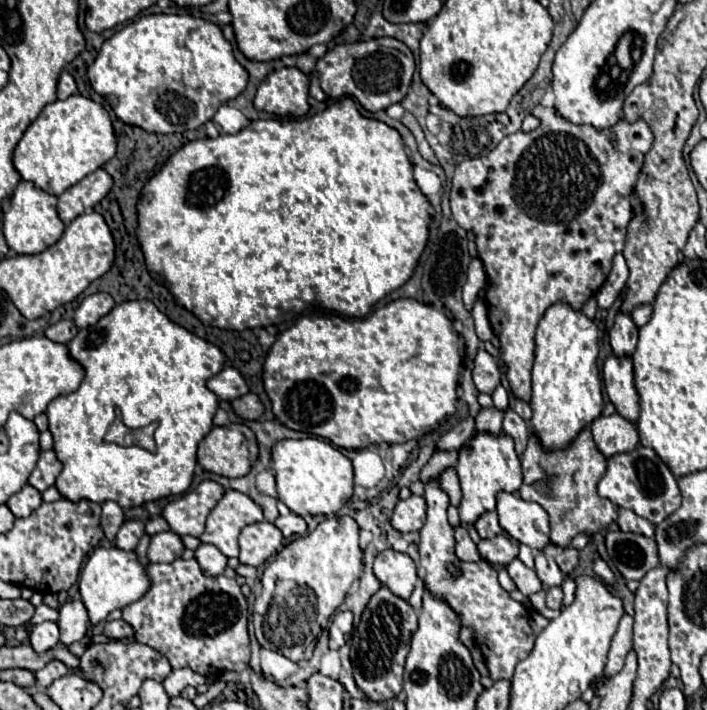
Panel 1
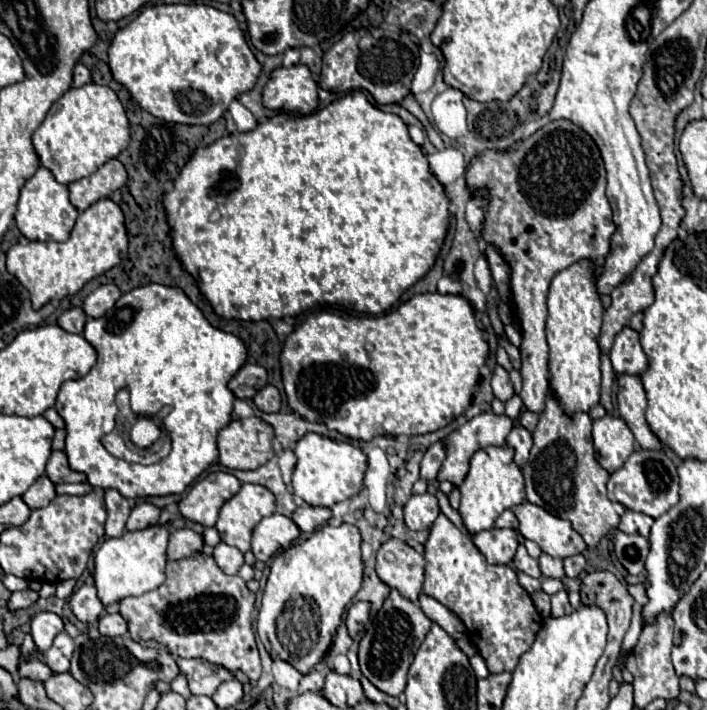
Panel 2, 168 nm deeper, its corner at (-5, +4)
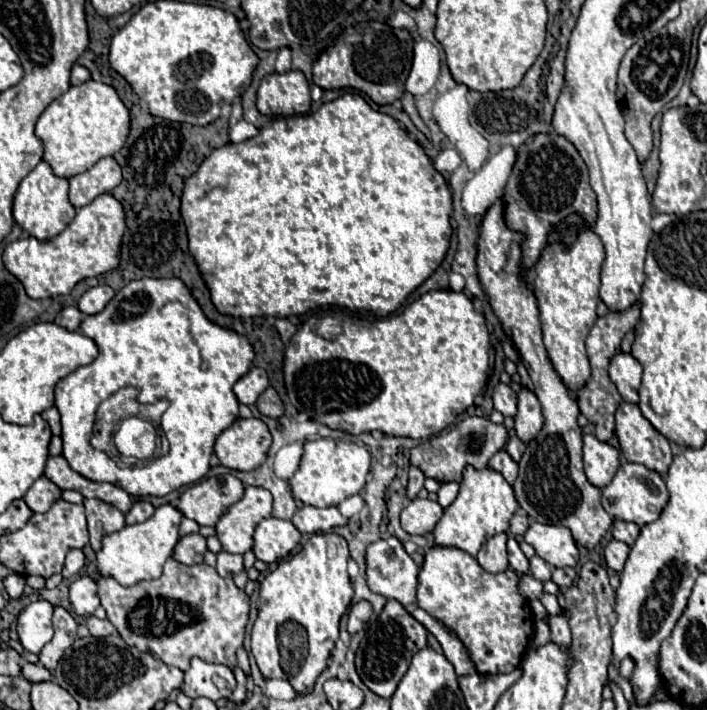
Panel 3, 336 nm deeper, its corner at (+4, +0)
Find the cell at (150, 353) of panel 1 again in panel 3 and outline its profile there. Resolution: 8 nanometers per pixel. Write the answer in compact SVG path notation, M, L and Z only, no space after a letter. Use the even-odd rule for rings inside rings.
M139 279L125 285L99 315L89 315L81 323L81 333L95 341L99 355L91 365L79 367L55 387L55 407L61 415L63 425L63 457L69 467L91 481L105 481L125 489L131 497L165 497L167 493L189 485L205 477L211 463L213 443L221 431L225 431L237 419L237 397L233 393L233 383L249 371L253 361L253 347L249 341L233 331L227 331L211 323L197 301L191 297L187 287L179 279ZM121 387L137 387L139 403L157 403L161 399L169 401L169 409L163 413L161 425L171 443L171 451L145 467L119 469L115 461L105 453L91 447L93 419L101 401L111 397Z

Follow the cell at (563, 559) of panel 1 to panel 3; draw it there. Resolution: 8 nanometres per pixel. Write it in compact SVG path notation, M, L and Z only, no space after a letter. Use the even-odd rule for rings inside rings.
M571 567L553 569L553 581L555 581L561 589L571 587L571 585L573 585L573 581L575 581L575 577L577 577L577 573L575 573L575 569L571 569Z

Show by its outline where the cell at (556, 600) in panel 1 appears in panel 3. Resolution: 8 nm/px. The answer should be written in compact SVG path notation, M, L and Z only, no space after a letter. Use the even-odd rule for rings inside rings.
M547 615L553 643L571 643L571 629L565 615Z

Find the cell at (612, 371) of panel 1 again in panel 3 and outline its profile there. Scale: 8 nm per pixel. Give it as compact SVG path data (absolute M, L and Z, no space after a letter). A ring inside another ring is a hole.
M621 401L615 413L615 433L627 461L651 467L661 475L667 473L673 459L671 443L643 419L635 403Z

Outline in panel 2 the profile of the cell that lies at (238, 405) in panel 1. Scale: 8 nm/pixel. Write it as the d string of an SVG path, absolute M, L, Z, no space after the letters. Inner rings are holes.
M266 385L262 391L256 393L254 403L264 413L276 413L276 411L280 411L280 405L282 405L280 391L274 385Z

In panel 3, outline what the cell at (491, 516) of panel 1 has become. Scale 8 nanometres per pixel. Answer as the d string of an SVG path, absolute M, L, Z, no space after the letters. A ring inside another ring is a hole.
M513 515L509 533L511 533L511 535L523 535L525 529L527 529L527 525L529 525L529 521L531 521L531 519L529 519L527 515Z

